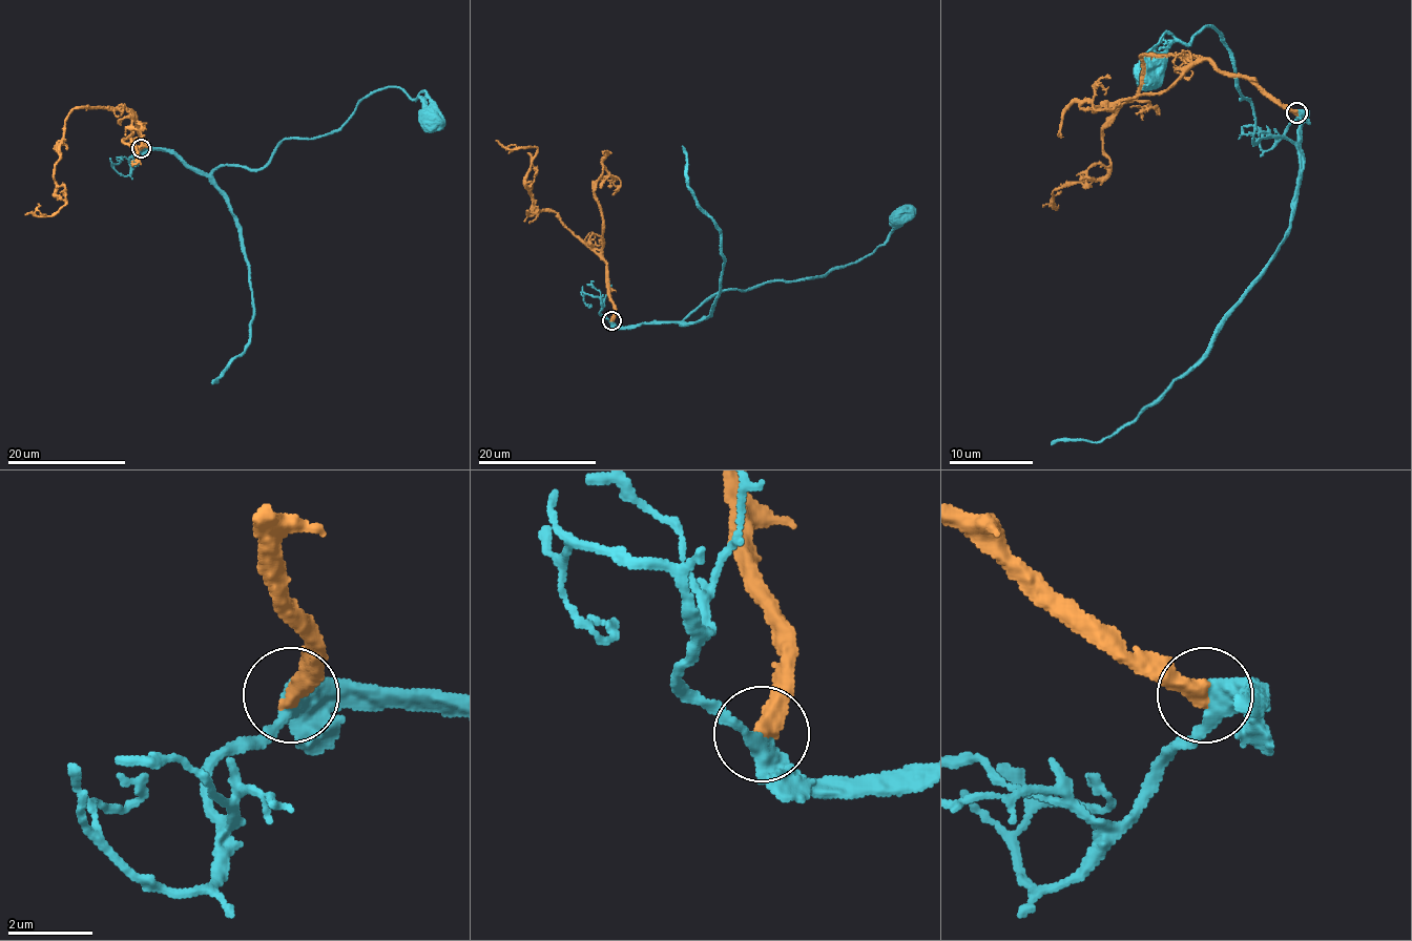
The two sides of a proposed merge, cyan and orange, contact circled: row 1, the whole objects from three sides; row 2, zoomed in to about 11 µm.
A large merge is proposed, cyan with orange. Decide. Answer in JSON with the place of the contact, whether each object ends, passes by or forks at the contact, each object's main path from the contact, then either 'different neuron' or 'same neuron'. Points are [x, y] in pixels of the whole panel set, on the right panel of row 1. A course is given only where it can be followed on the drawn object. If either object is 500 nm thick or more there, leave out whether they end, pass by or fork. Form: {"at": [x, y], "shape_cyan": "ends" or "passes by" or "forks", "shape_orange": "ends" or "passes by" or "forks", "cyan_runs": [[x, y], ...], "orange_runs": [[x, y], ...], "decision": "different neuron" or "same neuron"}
{"at": [1296, 112], "shape_cyan": "passes by", "shape_orange": "ends", "cyan_runs": [[1296, 112], [1305, 112], [1299, 147], [1284, 137], [1253, 141], [1255, 112], [1211, 26], [1176, 41], [1148, 70]], "orange_runs": [[1296, 112], [1209, 60], [1142, 56], [1140, 87], [1102, 132], [1108, 170], [1055, 189], [1055, 208], [1042, 206]], "decision": "same neuron"}

